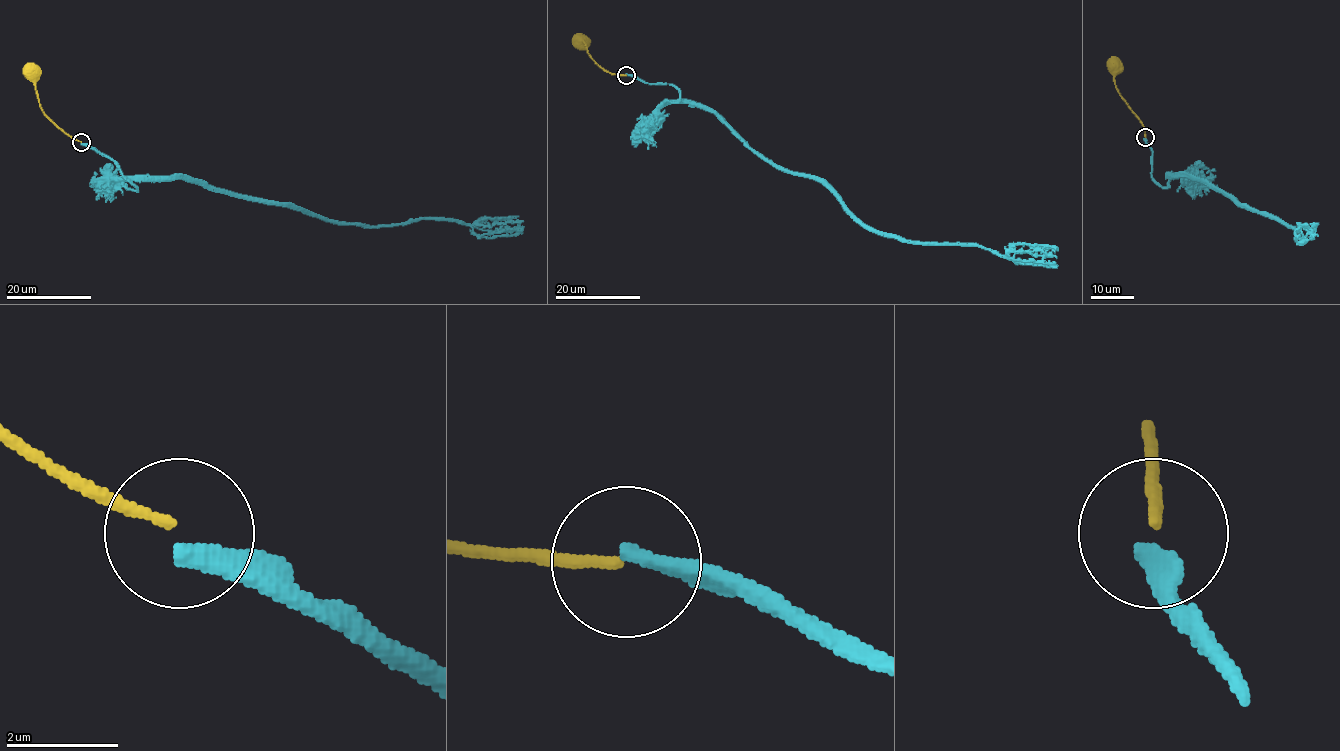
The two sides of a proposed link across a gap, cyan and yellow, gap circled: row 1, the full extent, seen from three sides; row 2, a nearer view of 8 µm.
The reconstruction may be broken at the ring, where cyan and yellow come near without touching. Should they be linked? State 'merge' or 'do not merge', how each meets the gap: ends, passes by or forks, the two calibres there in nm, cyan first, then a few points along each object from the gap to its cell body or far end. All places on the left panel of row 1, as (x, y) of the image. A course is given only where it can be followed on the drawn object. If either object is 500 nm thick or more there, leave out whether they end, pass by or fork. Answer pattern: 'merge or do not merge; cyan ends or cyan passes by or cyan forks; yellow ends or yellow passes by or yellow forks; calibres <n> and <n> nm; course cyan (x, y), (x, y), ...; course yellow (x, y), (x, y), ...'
do not merge; cyan ends; yellow ends; calibres 340 and 190 nm; course cyan (81, 143), (107, 155), (129, 190), (130, 180), (197, 178), (341, 223), (455, 219), (480, 236), (520, 228); course yellow (81, 142), (66, 134), (44, 113), (30, 70)

